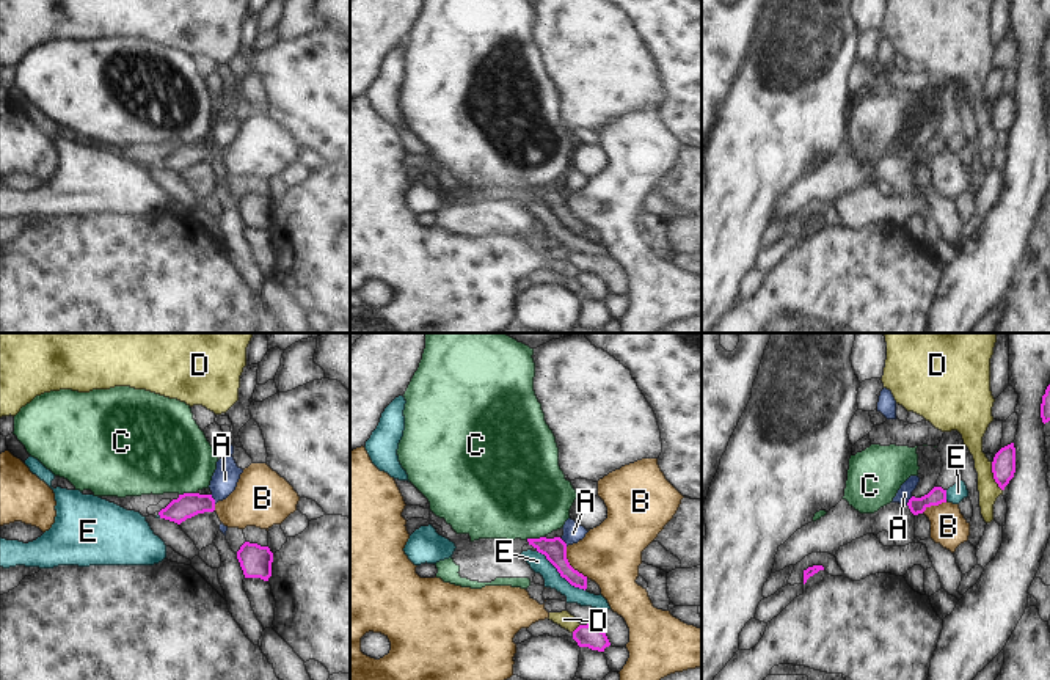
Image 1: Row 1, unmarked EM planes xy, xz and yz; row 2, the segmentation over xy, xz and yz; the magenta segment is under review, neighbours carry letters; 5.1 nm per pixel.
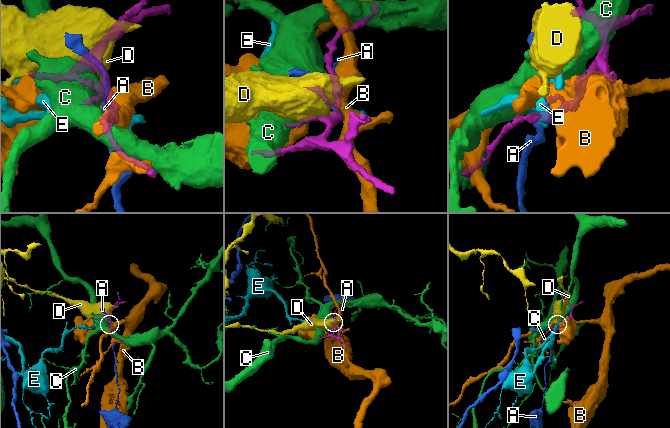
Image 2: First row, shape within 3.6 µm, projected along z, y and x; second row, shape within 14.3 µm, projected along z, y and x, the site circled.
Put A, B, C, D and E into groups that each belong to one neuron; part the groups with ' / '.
A / B / C / D / E

